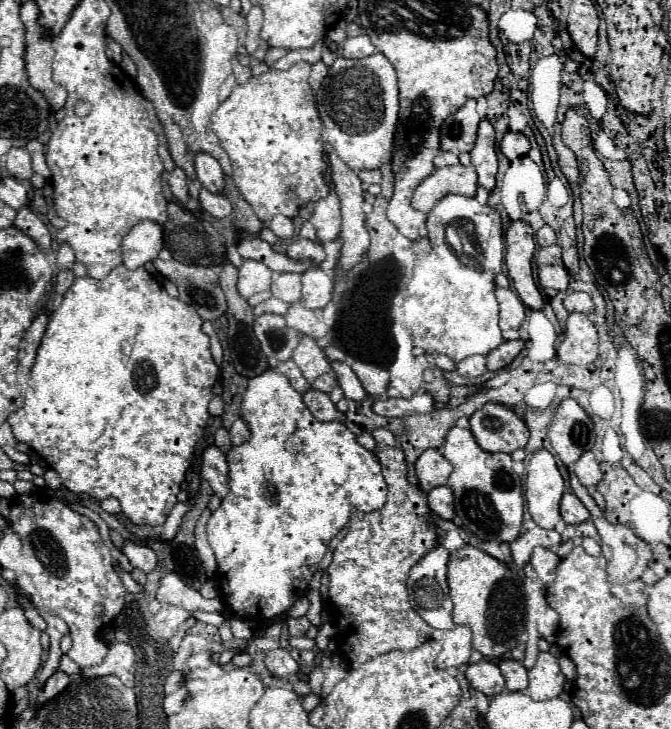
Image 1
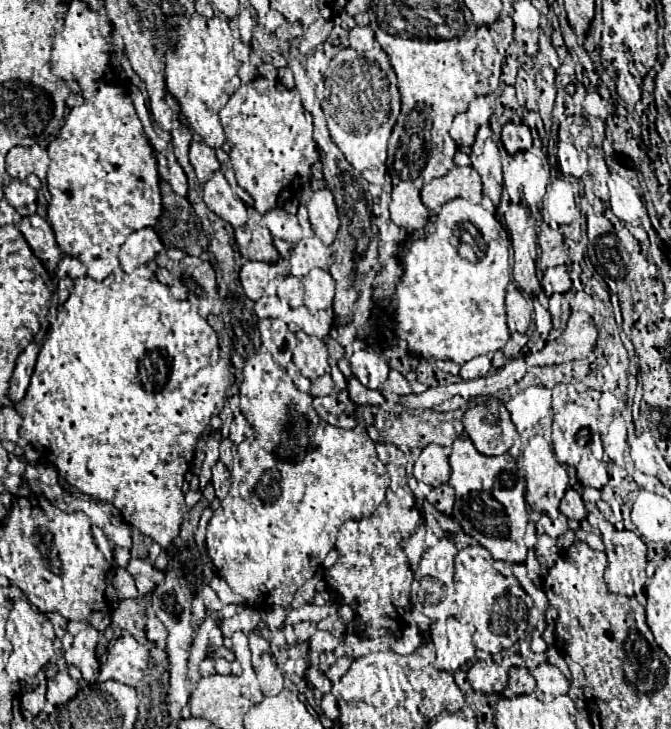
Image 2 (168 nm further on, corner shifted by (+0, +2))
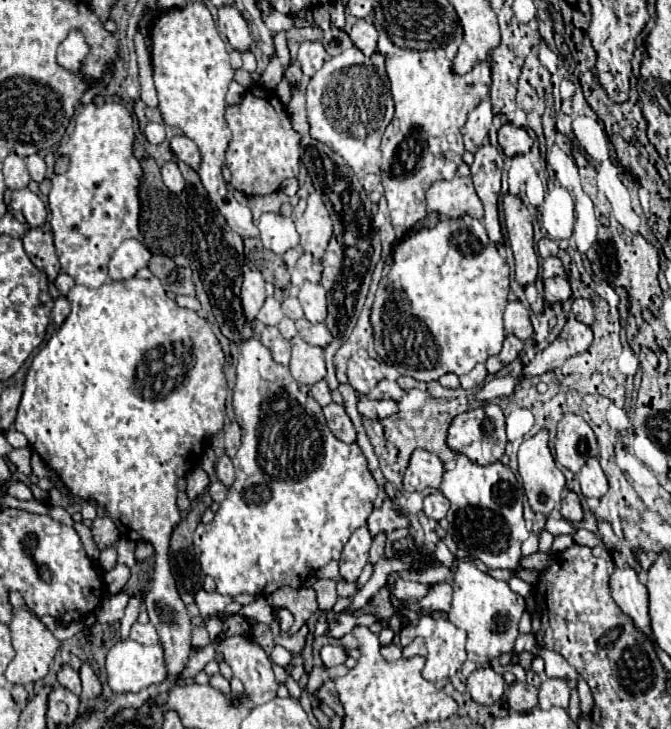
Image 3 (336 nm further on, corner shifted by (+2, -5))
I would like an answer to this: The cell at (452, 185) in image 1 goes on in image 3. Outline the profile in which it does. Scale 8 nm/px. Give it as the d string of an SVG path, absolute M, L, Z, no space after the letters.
M454 177L450 181L438 181L426 191L426 205L442 217L460 217L470 213L482 219L482 201L476 195L470 177Z

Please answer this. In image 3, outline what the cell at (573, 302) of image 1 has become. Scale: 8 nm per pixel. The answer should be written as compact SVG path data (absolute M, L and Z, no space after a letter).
M574 299L574 303L572 303L572 315L578 321L586 323L586 325L594 323L594 307L592 307L592 303L588 299Z

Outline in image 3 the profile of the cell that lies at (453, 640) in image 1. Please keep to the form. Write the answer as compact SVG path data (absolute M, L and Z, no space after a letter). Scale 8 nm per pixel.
M422 617L416 627L416 635L424 637L428 647L424 679L446 681L466 661L466 635L450 619Z

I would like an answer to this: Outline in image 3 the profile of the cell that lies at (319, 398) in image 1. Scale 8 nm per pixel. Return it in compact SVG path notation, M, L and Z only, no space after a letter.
M330 403L324 407L324 415L326 415L326 421L328 421L328 427L330 431L344 443L354 443L356 441L356 431L354 431L354 425L350 421L350 417L346 415L344 407L338 405L338 403Z

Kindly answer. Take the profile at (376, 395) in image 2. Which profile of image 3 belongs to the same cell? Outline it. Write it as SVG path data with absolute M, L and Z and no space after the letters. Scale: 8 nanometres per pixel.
M358 395L358 411L362 417L368 417L368 419L384 419L388 415L394 415L398 411L398 405L396 401L390 401L390 399L374 401L374 399L368 399L366 395Z

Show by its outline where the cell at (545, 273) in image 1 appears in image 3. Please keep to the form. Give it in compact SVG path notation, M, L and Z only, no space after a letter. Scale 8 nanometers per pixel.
M552 277L544 279L544 299L546 303L564 303L572 295L570 285L564 277Z

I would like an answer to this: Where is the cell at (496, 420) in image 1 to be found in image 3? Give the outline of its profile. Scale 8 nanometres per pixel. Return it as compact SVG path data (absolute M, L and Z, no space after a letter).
M492 403L454 417L454 421L450 423L450 429L448 429L450 449L464 453L472 463L478 463L478 465L496 463L504 455L506 443L508 443L508 439L506 439L506 431L504 431L502 409L498 405L492 405Z

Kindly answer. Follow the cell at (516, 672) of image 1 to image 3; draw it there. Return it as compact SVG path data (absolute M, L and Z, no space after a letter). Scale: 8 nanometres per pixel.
M514 681L512 685L508 685L506 701L516 711L532 709L538 703L538 689L528 685L528 683L524 683L524 681Z

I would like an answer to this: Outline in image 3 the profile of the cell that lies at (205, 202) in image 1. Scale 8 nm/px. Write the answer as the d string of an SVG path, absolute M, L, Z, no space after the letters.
M190 3L184 9L164 11L152 21L150 37L154 43L152 73L160 101L158 109L164 117L164 123L180 127L184 135L198 145L202 153L198 175L204 183L204 189L208 191L208 197L218 205L218 211L224 215L232 231L236 231L240 237L258 237L250 209L240 205L234 195L228 193L222 177L224 151L232 137L224 121L224 97L230 81L234 79L234 69L228 59L228 47L218 35L210 11L204 3Z

